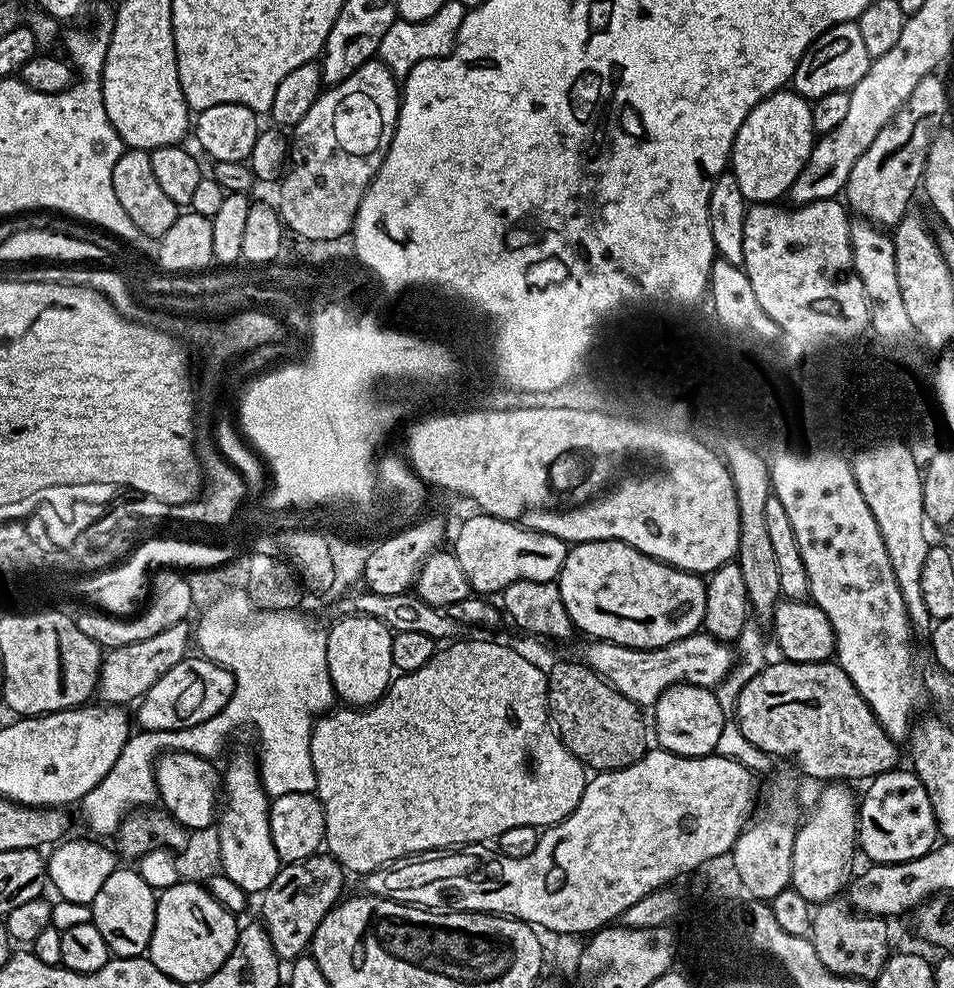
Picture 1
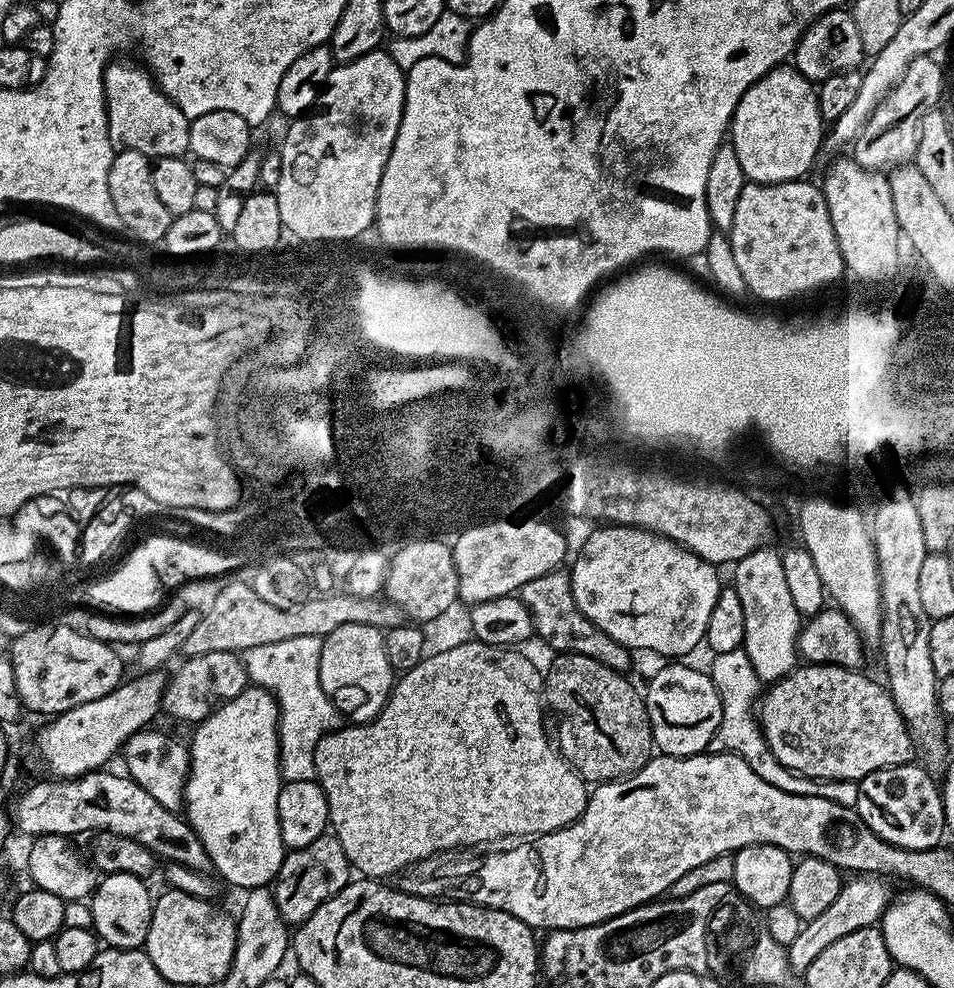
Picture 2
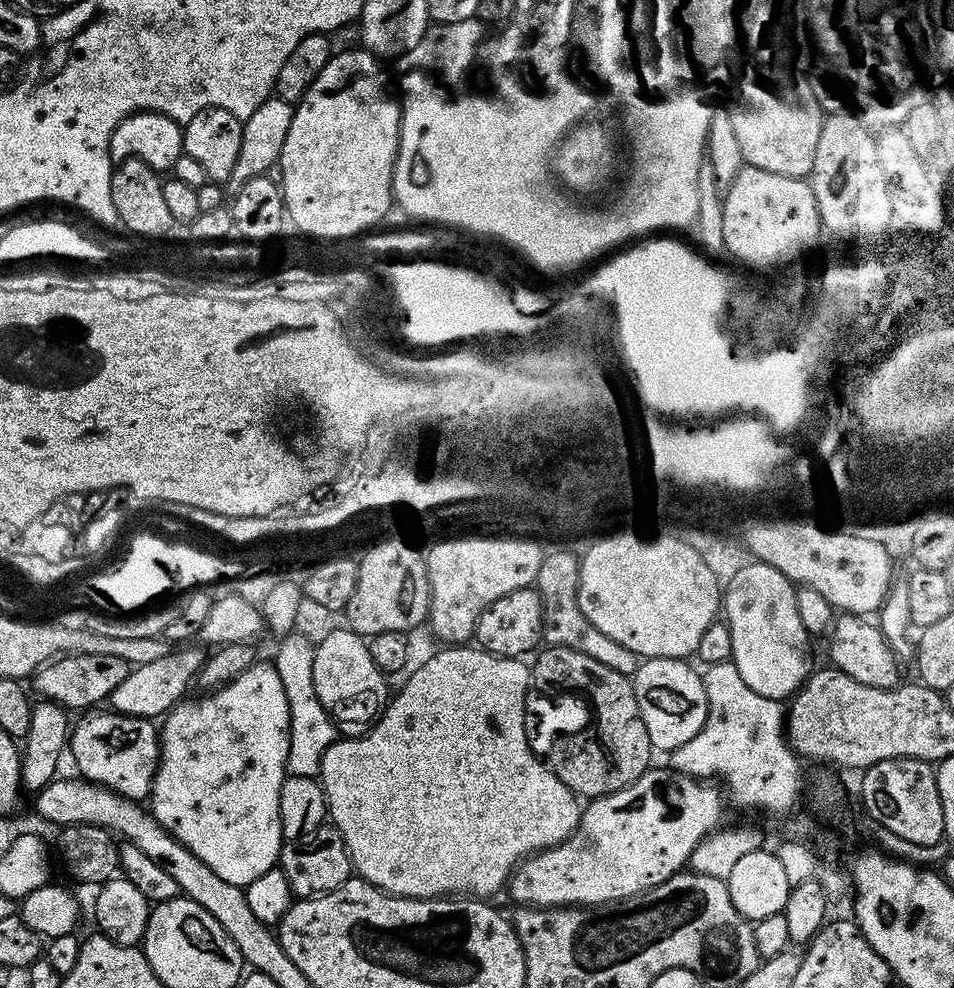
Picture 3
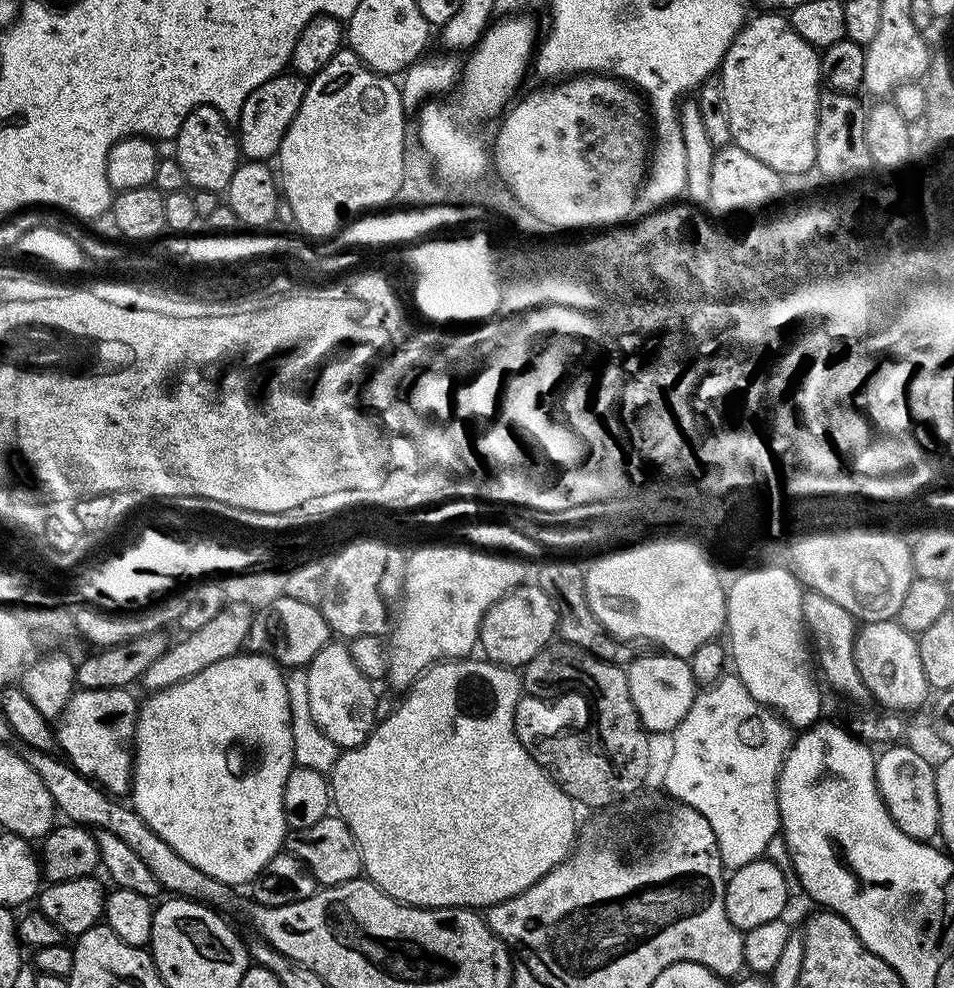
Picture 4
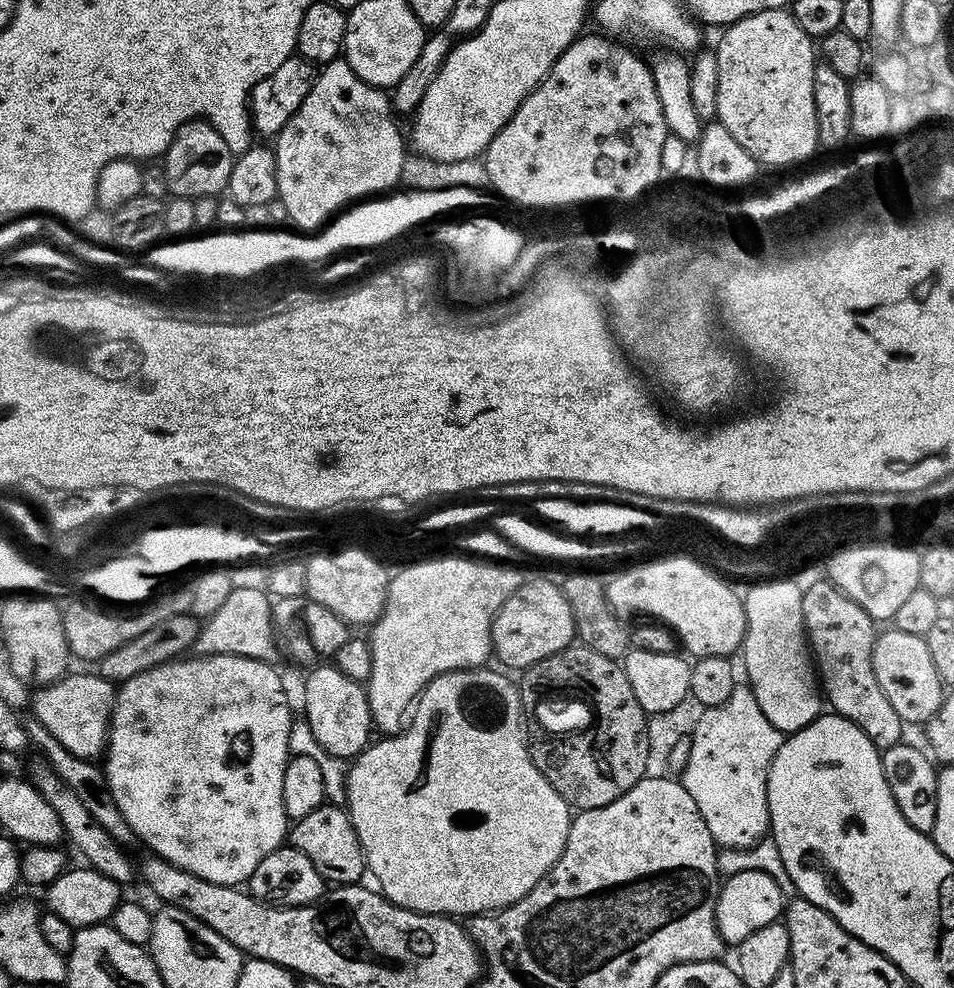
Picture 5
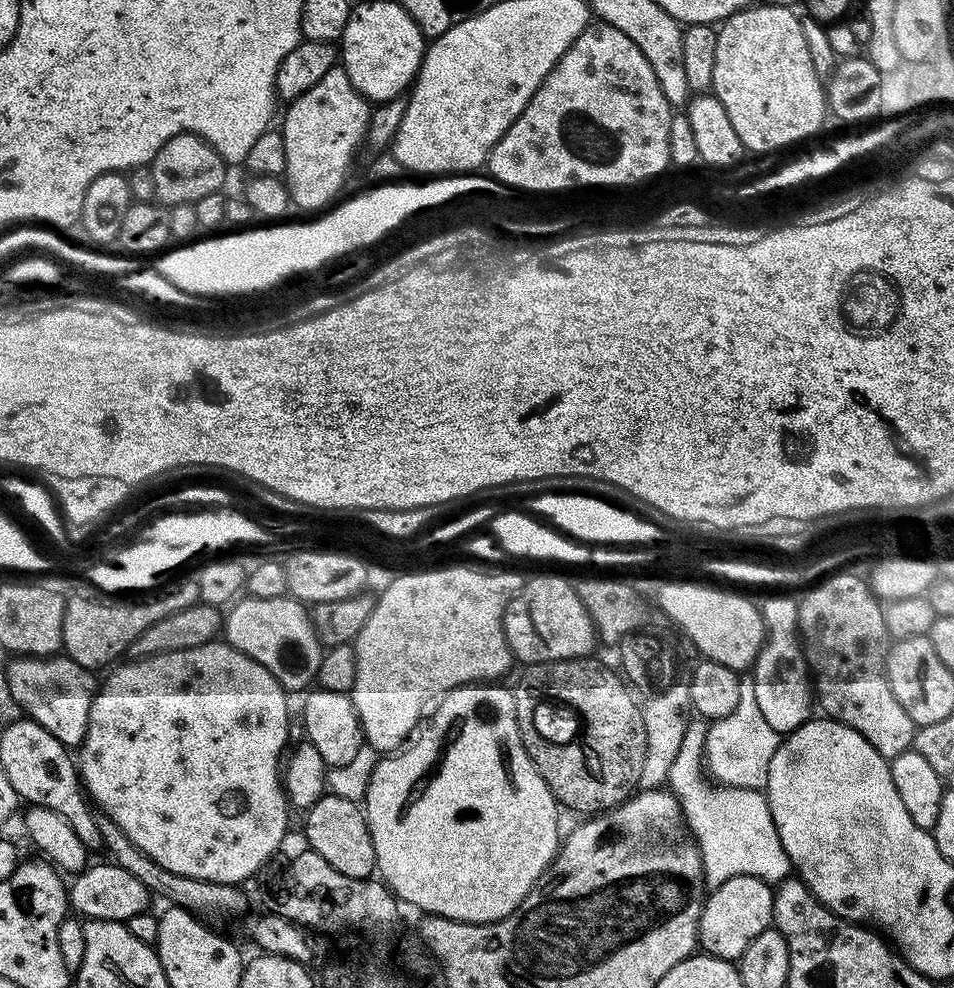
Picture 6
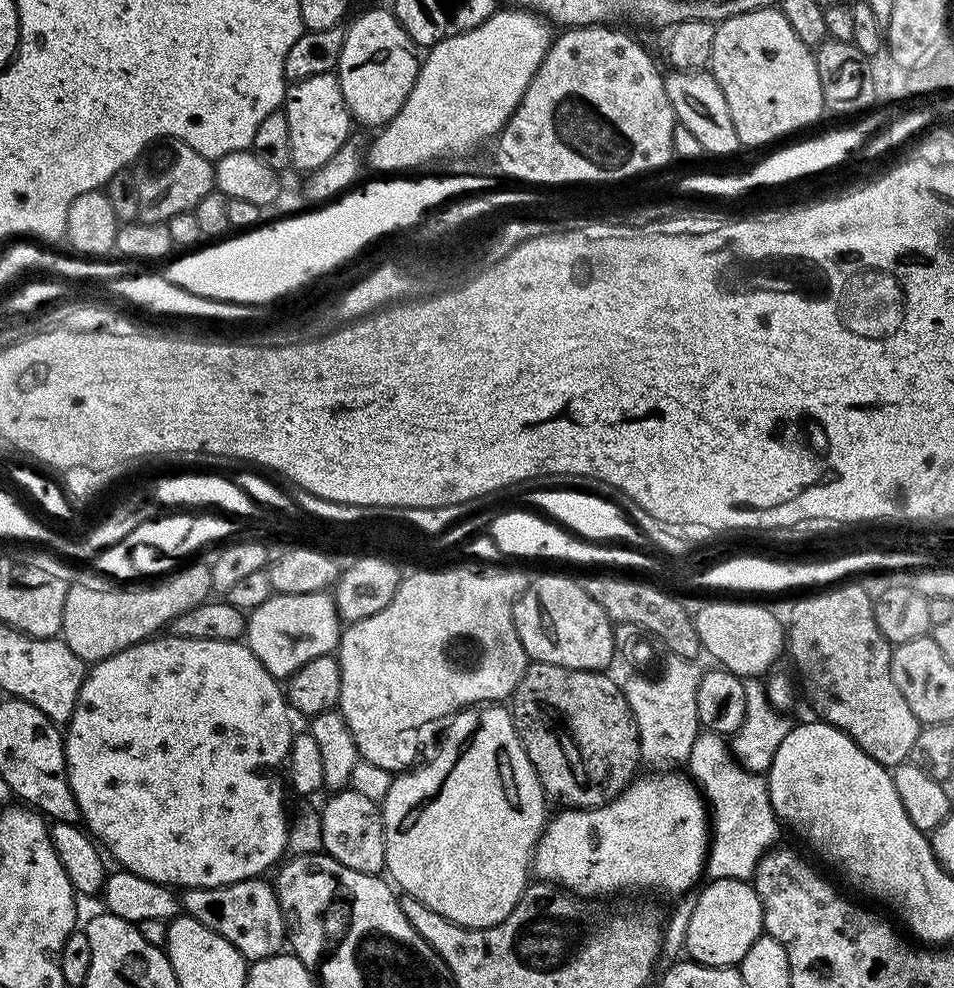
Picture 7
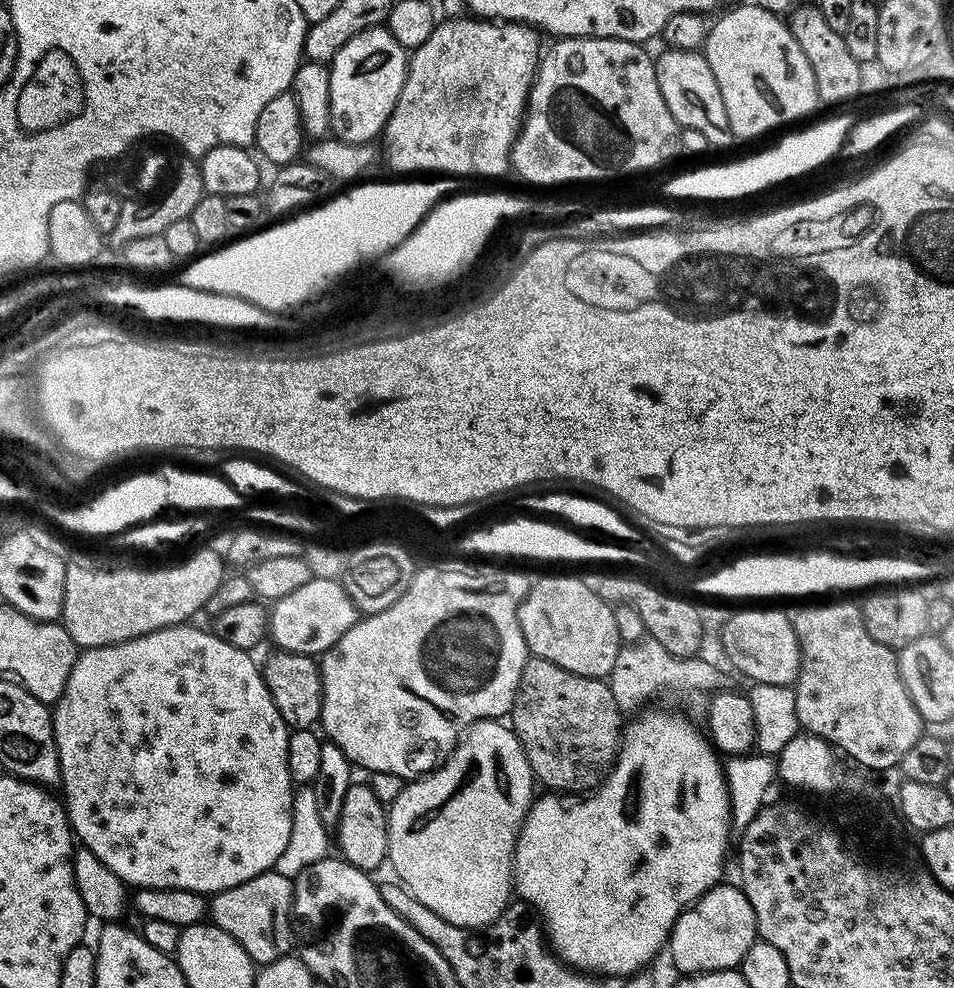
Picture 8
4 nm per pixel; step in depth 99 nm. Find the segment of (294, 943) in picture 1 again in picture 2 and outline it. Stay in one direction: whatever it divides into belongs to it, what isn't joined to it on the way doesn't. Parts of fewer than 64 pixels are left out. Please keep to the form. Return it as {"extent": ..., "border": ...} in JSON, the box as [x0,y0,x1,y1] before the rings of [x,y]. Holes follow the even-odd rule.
{"extent":[271,834,350,926],"border":[[[325,834],[314,838],[310,846],[293,848],[287,853],[278,870],[274,883],[271,885],[272,896],[278,906],[278,914],[289,926],[299,926],[322,906],[338,890],[342,890],[350,882],[350,865],[346,858],[346,850],[342,850],[342,842],[334,834]]]}

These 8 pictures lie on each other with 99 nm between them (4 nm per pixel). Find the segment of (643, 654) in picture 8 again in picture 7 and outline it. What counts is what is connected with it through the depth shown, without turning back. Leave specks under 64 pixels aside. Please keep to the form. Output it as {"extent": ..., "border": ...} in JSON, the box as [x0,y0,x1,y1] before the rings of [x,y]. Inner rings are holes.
{"extent":[622,655,704,768],"border":[[[669,655],[667,659],[656,678],[638,676],[622,686],[627,705],[638,726],[641,761],[657,768],[685,765],[702,730],[697,714],[697,692],[704,673],[703,667],[700,668],[697,661],[680,656]]]}

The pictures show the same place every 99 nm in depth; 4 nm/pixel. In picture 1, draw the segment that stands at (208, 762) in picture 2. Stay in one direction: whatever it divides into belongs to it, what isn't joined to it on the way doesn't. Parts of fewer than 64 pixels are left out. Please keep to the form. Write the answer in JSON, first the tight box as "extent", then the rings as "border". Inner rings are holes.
{"extent":[218,756,282,894],"border":[[[236,756],[222,772],[222,800],[228,805],[218,812],[218,838],[221,839],[221,866],[230,882],[238,882],[249,894],[262,894],[274,882],[282,867],[278,850],[270,838],[268,805],[270,797],[260,785],[260,773],[255,759]]]}

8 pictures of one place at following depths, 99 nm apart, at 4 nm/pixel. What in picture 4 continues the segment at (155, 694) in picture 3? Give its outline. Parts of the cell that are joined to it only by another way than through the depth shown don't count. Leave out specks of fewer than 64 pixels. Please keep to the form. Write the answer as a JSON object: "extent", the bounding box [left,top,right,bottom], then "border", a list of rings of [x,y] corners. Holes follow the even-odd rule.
{"extent":[142,603,253,690],"border":[[[229,603],[212,621],[206,622],[202,630],[181,635],[177,644],[176,641],[169,643],[162,658],[158,658],[158,662],[154,662],[154,666],[144,672],[142,684],[145,684],[148,690],[168,688],[171,684],[177,684],[206,670],[206,666],[214,666],[214,662],[222,662],[222,658],[237,655],[245,647],[252,618],[253,613],[248,604]]]}

